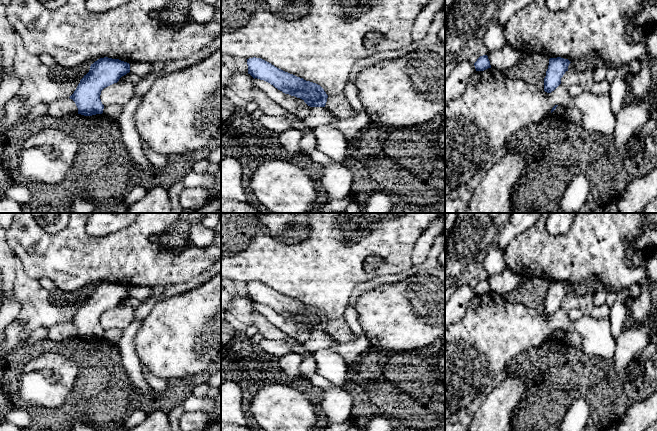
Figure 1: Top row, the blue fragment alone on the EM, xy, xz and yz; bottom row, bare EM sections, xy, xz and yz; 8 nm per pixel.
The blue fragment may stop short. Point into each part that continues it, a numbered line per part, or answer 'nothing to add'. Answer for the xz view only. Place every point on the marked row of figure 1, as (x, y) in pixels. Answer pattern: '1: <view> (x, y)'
nothing to add

